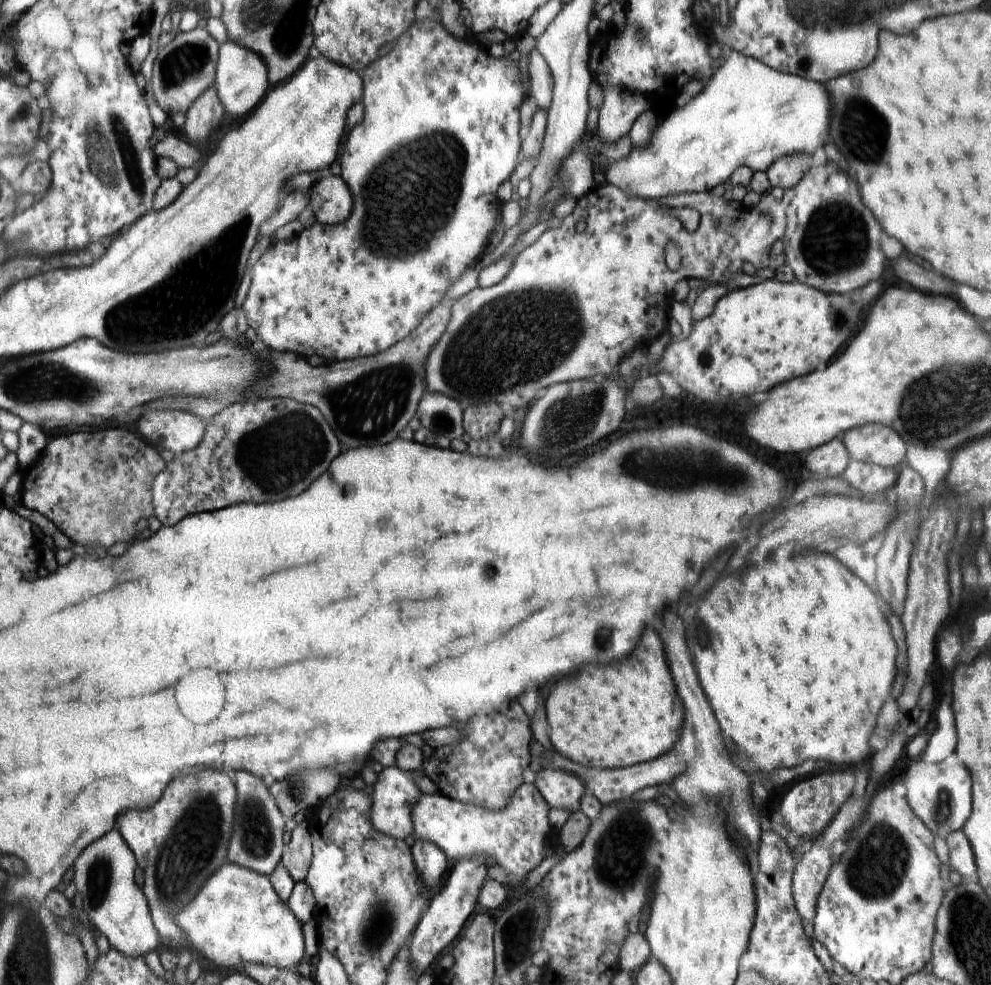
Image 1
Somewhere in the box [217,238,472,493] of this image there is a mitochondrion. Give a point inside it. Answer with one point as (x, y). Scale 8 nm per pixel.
(385, 389)

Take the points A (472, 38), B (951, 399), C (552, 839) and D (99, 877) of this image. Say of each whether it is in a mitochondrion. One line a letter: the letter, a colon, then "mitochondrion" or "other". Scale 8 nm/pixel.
A: other
B: mitochondrion
C: other
D: mitochondrion

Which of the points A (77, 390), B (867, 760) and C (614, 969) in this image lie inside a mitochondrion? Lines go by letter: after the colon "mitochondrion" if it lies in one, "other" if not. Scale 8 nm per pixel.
A: other
B: other
C: other

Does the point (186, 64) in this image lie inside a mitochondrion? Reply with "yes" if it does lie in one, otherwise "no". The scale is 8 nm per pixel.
yes

